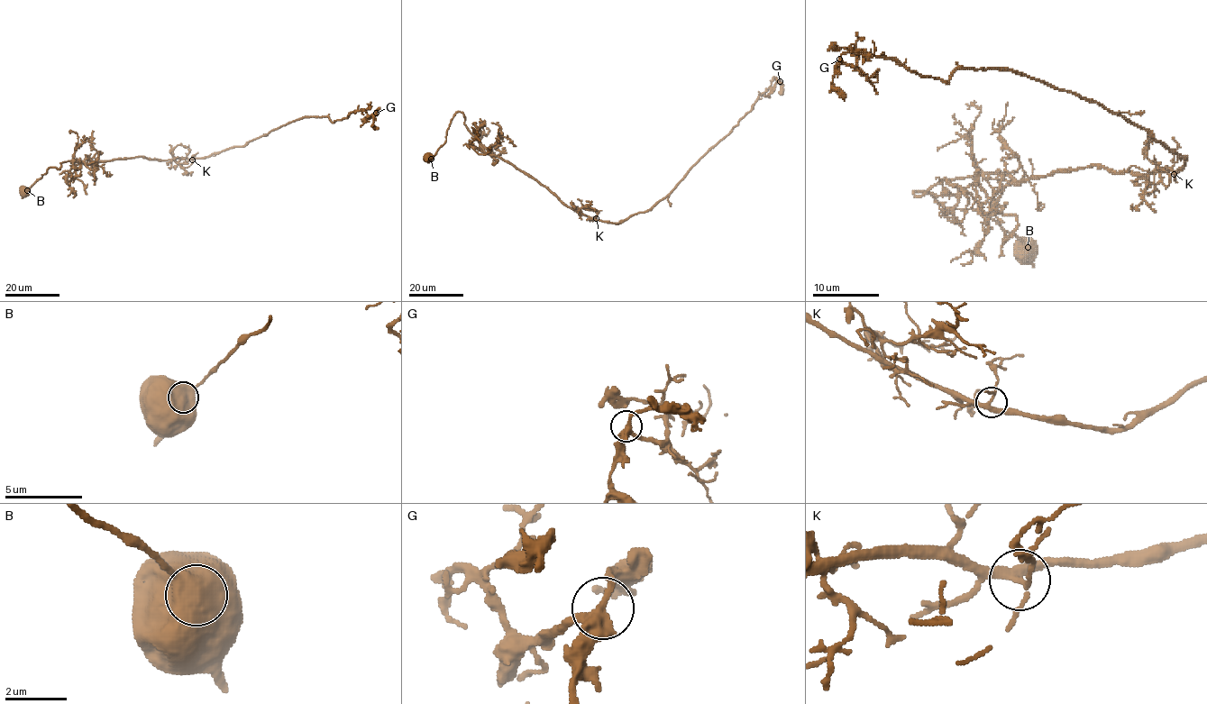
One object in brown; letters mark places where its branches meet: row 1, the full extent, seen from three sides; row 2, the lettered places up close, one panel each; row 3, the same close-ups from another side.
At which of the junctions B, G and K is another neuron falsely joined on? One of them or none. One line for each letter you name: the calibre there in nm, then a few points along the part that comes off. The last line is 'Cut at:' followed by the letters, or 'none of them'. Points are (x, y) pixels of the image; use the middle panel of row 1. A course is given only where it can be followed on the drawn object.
Cut at: none of them

